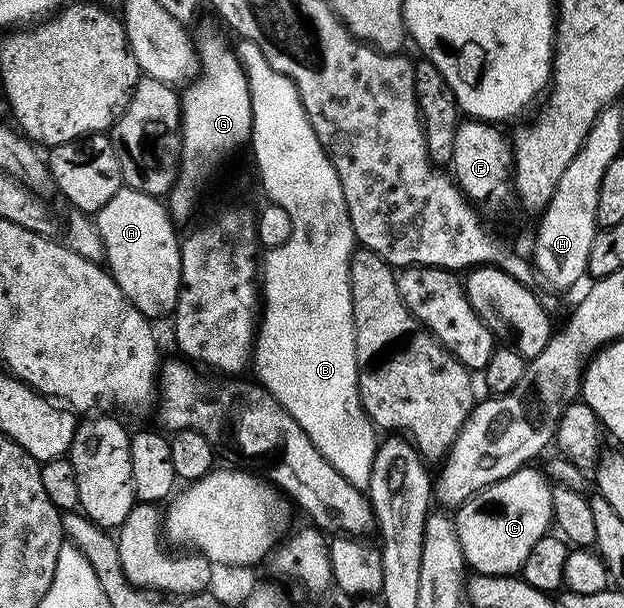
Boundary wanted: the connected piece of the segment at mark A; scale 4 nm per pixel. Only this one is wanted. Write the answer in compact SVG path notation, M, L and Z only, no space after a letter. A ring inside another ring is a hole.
M124 185L102 209L95 212L94 222L98 233L104 242L104 259L107 270L110 272L118 289L150 321L164 319L173 314L176 309L176 302L180 296L180 286L182 285L182 257L180 256L181 236L176 235L177 224L174 222L167 206L157 196L147 195L138 189Z

